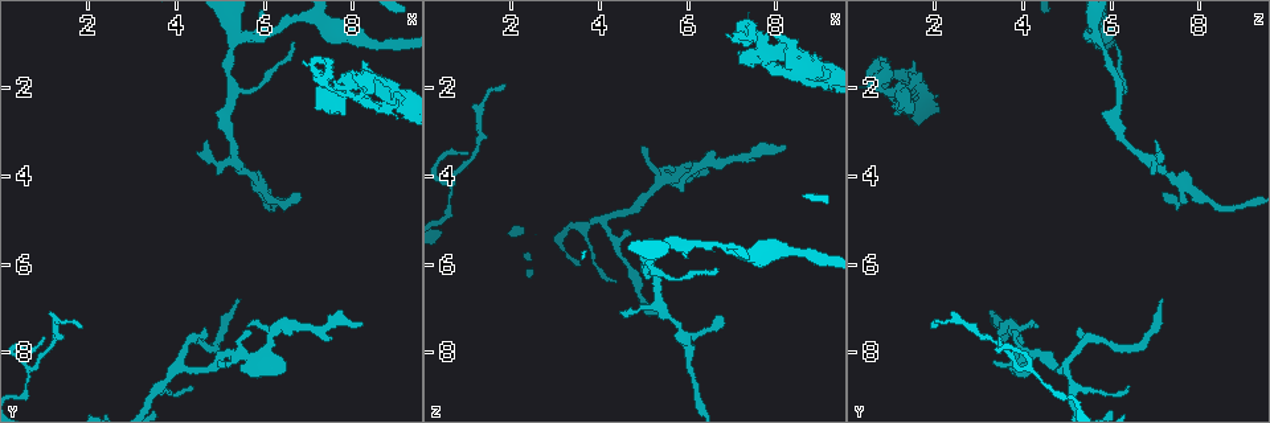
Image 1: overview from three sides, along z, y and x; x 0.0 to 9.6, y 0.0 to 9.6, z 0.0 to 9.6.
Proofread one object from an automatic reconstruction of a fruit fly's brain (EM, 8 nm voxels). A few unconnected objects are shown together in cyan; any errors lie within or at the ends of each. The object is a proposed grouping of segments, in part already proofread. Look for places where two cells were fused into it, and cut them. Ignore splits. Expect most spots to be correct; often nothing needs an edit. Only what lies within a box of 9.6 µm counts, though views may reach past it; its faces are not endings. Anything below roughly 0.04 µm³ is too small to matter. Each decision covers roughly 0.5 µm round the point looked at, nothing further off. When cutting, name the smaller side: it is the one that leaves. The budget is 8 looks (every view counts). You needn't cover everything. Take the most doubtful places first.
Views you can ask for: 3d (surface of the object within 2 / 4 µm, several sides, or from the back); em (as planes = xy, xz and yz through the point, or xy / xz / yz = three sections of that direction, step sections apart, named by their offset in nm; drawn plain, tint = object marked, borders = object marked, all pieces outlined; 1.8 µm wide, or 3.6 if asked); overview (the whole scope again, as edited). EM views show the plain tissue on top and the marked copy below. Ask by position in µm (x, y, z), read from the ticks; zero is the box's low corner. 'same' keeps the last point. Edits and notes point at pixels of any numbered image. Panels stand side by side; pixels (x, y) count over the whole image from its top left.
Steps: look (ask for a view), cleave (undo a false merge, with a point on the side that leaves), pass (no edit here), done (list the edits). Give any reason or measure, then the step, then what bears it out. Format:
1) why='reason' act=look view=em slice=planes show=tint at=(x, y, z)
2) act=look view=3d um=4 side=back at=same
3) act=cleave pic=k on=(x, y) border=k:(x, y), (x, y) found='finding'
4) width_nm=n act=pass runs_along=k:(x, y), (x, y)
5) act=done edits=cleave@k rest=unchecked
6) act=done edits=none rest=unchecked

why='a fork' act=look view=3d um=4 at=(9.20, 2.45, 1.70)

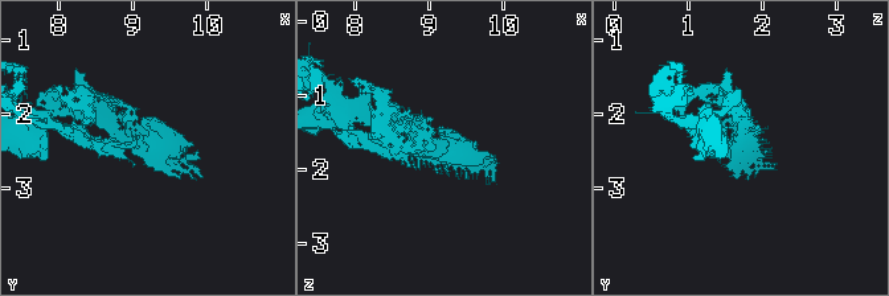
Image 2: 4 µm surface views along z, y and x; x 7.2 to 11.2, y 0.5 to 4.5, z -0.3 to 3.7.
act=look view=em slice=yz step=8 show=tint at=(9.15, 2.45, 1.70)

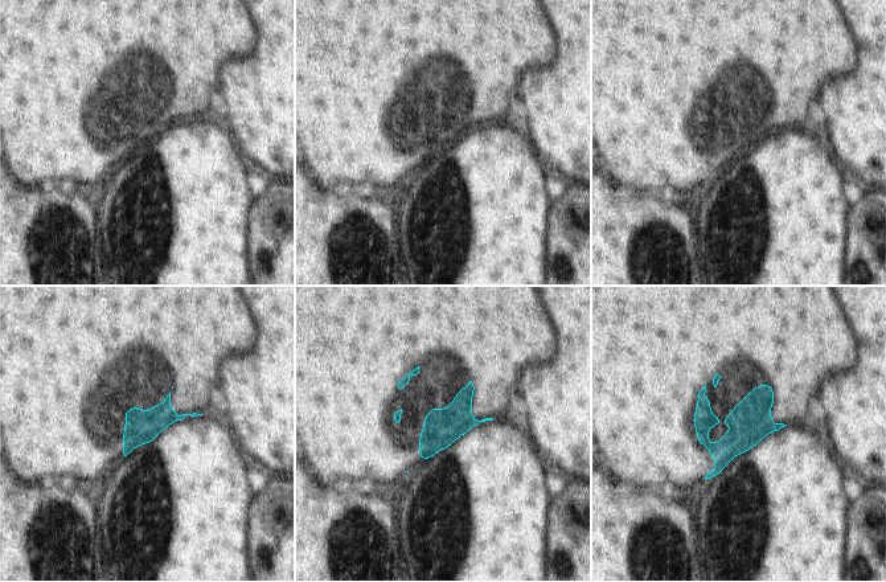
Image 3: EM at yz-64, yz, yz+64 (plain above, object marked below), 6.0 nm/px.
act=look view=em slice=planes show=tint at=same

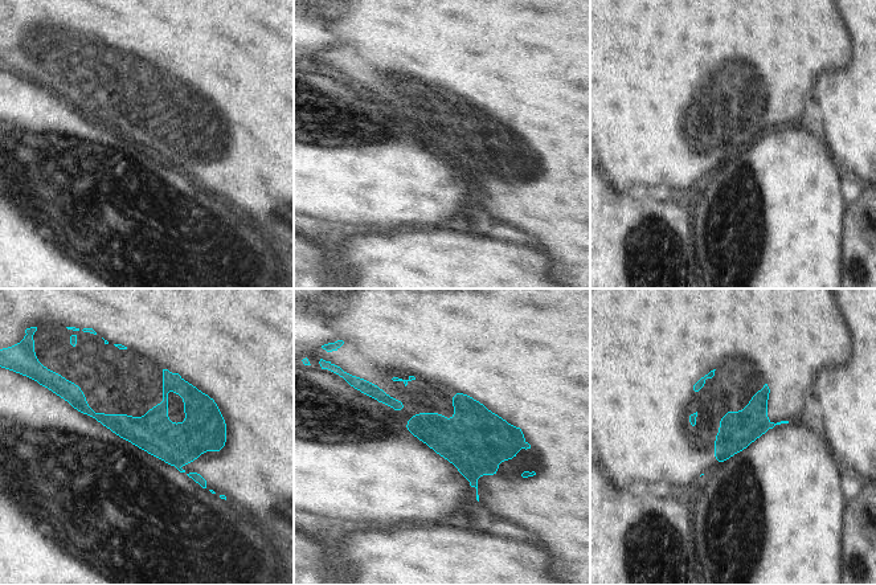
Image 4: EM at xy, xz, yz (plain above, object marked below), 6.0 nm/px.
width_nm=220 act=pass runs_along=4:(78, 396), (98, 418), (130, 429), (222, 441) found='all the same cell'

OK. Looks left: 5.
act=look view=em slice=yz step=8 show=borders at=(5.45, 0.85, 5.55)

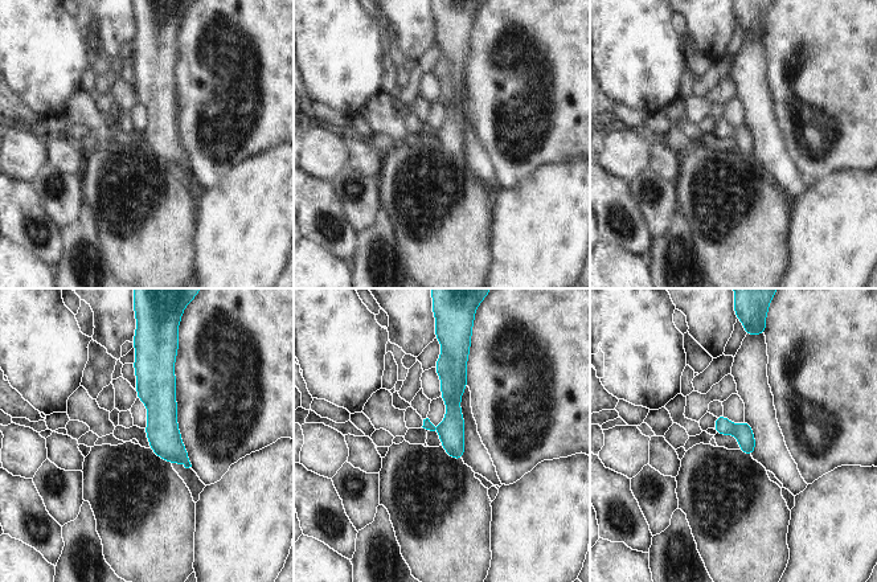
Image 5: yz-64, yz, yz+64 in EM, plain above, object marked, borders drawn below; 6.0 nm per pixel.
width_nm=110 act=cleave pic=5 on=(722, 425) found='two cells meet here'

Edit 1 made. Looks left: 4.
why='redraw' act=look view=overview

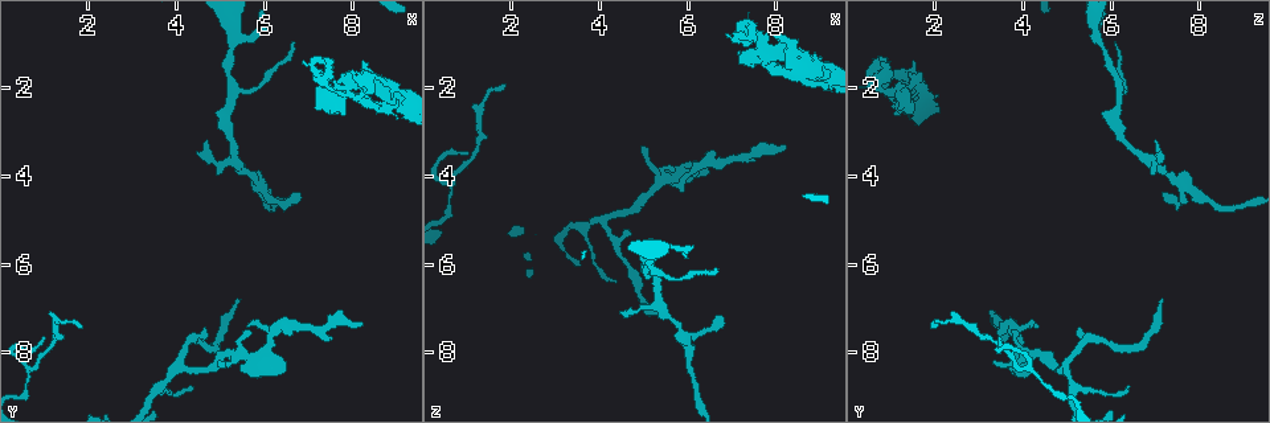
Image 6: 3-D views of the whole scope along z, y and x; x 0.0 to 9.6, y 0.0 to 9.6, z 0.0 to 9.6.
why='sudden change in width' act=look view=em slice=planes show=tint at=(5.95, 8.25, 3.95)

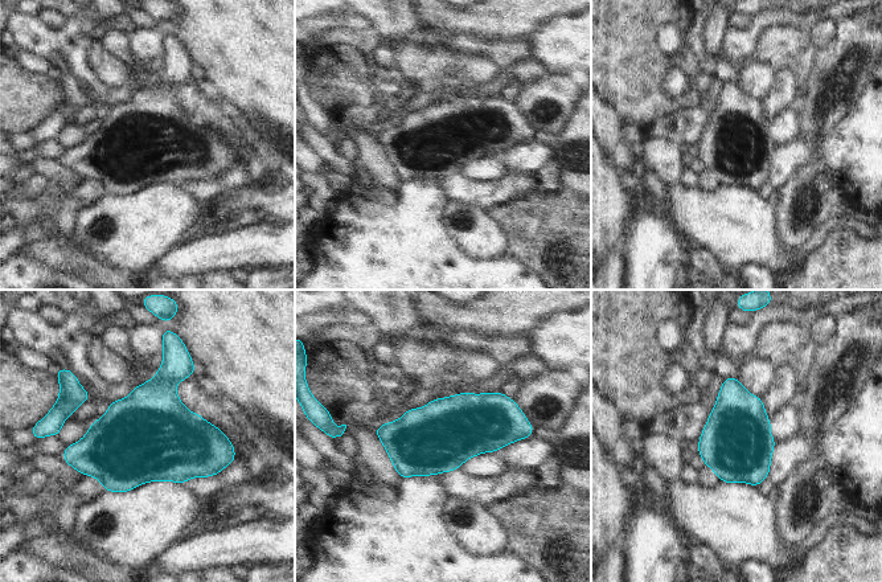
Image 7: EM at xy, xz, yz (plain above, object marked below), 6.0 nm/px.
act=pass found='one cell here'

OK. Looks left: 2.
act=done edits=cleave@5 rest=unchecked

